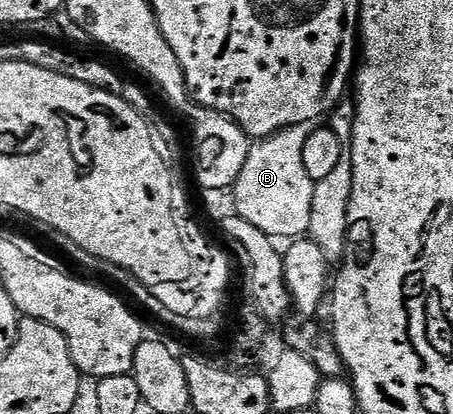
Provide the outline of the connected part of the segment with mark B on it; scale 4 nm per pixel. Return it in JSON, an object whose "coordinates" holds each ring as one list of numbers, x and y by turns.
{"coordinates":[[300,122,255,142,248,160,234,183,235,214,249,221,270,238,290,241,305,236,311,225,312,193,315,183,305,170,304,146,316,128,315,122]]}

